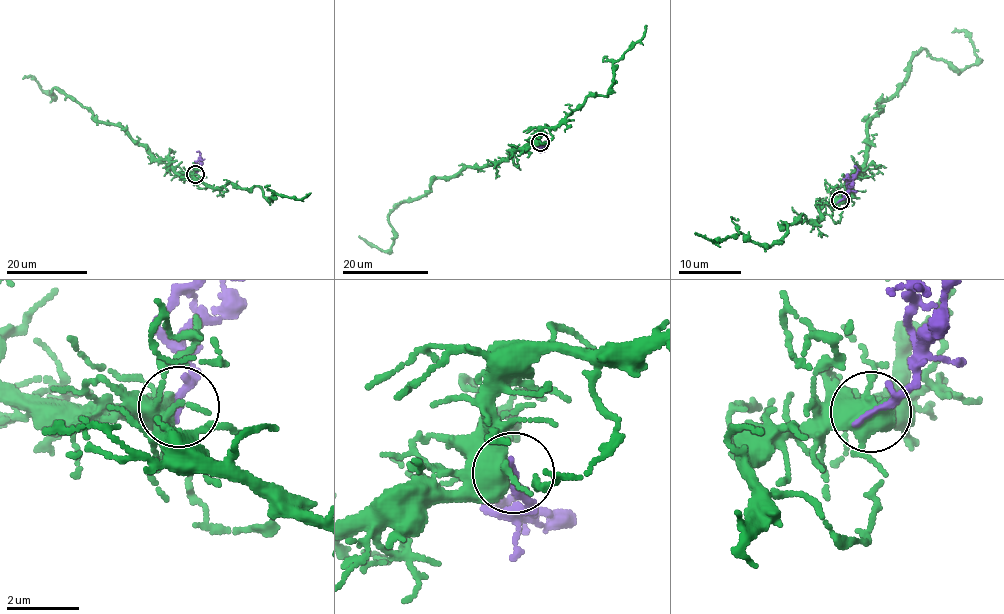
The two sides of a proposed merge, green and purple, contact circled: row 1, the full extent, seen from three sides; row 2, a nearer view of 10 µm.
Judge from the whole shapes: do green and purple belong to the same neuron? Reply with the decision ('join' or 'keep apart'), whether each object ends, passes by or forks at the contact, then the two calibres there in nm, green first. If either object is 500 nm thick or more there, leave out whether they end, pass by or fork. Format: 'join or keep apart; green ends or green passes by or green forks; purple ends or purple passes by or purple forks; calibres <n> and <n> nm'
join; green forks; purple ends; calibres 420 and 200 nm

